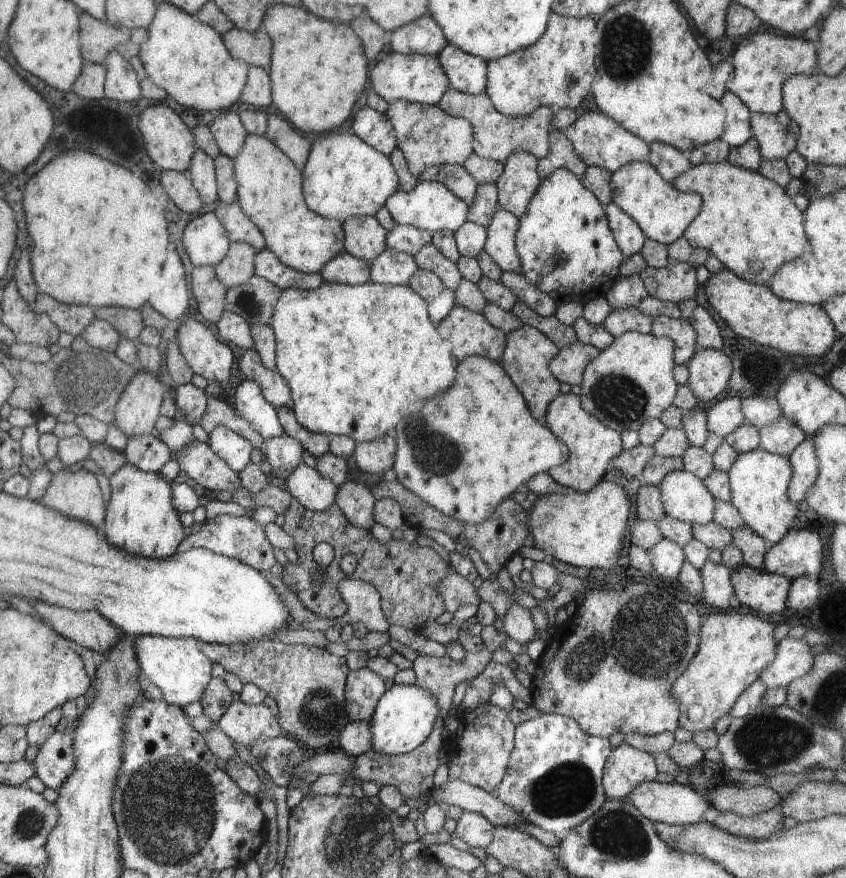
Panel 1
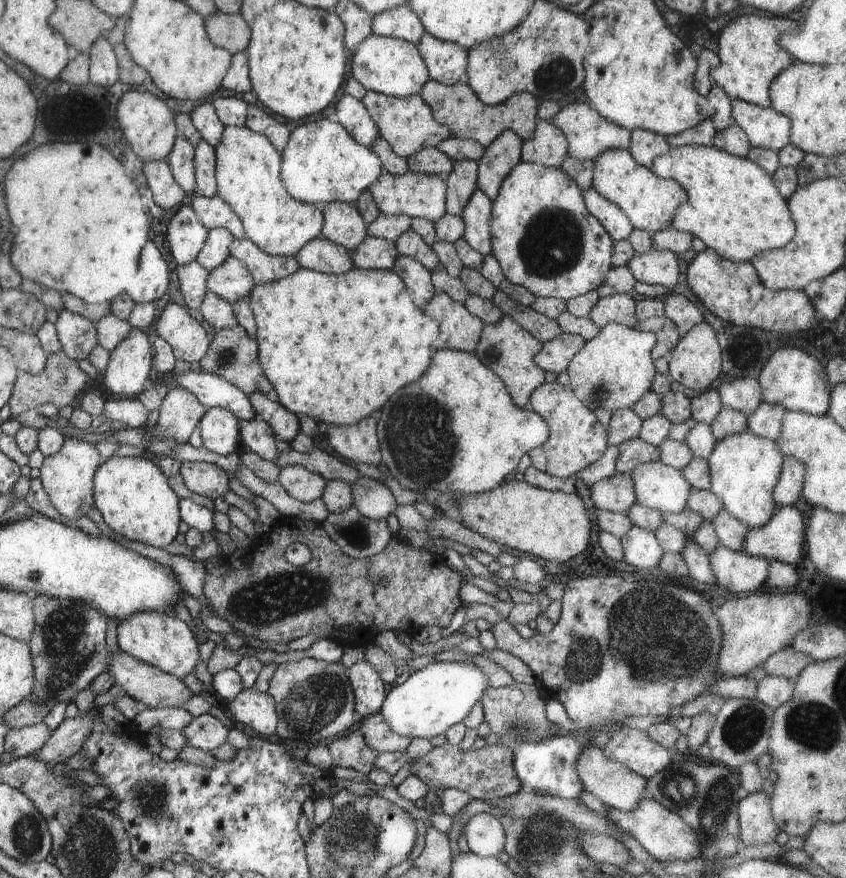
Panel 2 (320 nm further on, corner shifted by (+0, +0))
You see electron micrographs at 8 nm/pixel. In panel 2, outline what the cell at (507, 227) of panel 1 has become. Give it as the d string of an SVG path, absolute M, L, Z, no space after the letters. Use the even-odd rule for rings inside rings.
M476 189L460 214L465 224L462 237L484 256L490 255L494 248L491 235L492 207L492 199L483 190Z

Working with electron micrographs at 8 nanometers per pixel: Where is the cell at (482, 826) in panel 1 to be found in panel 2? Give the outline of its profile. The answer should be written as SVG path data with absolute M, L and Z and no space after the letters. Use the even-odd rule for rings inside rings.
M478 813L466 823L464 832L469 850L484 857L497 857L504 850L506 830L497 817Z

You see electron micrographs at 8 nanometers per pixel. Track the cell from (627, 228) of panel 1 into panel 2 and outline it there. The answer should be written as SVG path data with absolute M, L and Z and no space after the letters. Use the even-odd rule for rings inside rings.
M592 187L582 191L582 196L588 212L598 219L614 242L627 239L630 236L635 229L634 224L624 214L624 211L616 206L616 203L610 202Z

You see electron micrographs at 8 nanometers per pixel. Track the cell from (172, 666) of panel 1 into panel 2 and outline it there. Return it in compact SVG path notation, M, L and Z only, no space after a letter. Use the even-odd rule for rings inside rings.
M140 611L121 620L117 626L116 640L120 651L182 680L187 674L195 672L196 663L201 659L198 642L190 628L178 617L172 618L166 612Z

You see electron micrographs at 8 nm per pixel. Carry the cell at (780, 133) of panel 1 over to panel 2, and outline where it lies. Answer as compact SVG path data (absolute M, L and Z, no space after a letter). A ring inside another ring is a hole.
M738 99L731 101L732 118L746 131L752 147L778 152L790 144L793 120L787 115L780 114L772 106L761 107Z

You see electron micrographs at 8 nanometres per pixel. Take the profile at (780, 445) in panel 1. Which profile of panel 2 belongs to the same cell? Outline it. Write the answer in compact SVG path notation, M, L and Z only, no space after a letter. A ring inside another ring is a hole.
M770 403L760 406L747 416L747 428L752 434L775 440L781 431L782 419L786 412L784 407Z

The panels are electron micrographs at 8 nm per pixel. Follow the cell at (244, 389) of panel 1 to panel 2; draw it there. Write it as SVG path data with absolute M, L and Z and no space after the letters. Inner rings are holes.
M200 371L200 372L176 372L165 374L161 380L168 391L172 389L184 389L188 392L194 393L195 397L207 408L212 407L226 407L234 414L239 416L241 420L250 420L256 417L254 409L252 408L249 396L240 388L230 384L225 378Z

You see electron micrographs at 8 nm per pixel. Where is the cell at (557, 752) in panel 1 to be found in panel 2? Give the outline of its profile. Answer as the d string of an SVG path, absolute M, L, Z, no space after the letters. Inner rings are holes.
M554 735L537 743L518 741L517 750L513 753L513 765L525 788L531 788L534 792L541 790L553 797L579 801L580 793L584 790L576 768L576 761L584 747L586 747L586 741L574 735Z

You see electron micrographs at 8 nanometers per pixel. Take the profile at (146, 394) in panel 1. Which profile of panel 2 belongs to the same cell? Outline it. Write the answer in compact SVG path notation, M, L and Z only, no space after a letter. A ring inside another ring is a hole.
M132 328L110 353L102 386L122 398L134 398L150 386L150 364L153 364L148 336Z

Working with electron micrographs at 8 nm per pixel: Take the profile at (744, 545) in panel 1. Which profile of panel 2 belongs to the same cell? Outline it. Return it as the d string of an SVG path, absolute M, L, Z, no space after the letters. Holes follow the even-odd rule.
M722 509L712 517L712 526L716 531L719 544L731 551L742 551L742 545L750 527L741 520L734 518L726 509Z

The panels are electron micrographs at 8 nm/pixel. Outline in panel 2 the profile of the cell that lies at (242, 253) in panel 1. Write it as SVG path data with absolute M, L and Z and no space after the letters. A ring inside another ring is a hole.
M222 227L213 228L207 234L206 245L195 260L209 271L216 269L231 255L231 244L234 239L231 231Z

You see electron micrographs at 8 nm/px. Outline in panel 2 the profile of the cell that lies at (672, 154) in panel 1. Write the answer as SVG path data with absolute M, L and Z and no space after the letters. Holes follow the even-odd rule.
M634 129L627 149L638 164L651 168L654 159L666 154L670 147L667 137L644 129Z

